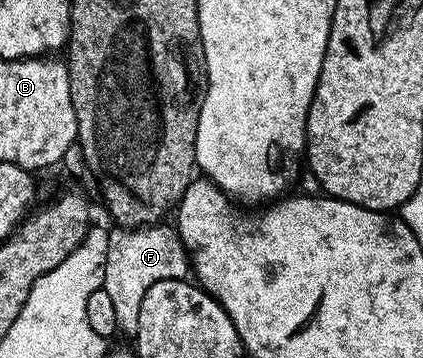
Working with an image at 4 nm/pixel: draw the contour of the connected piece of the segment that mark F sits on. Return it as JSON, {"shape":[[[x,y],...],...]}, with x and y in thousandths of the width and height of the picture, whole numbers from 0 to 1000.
{"shape":[[[397,623],[350,634],[255,642],[253,732],[246,740],[246,796],[253,830],[270,849],[279,922],[305,941],[322,939],[338,827],[362,791],[385,782],[437,779],[447,763],[447,707],[421,662],[416,637]]]}

